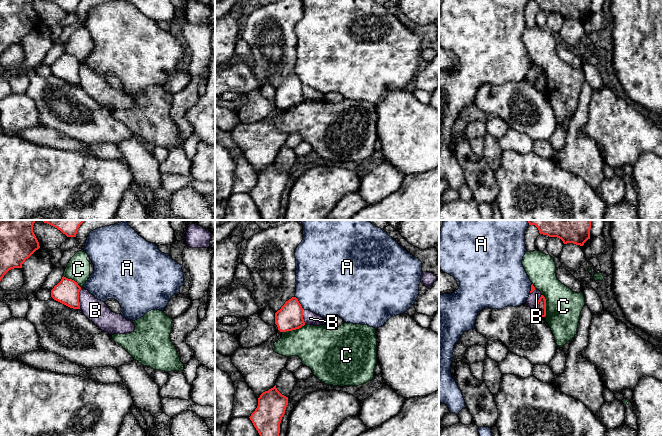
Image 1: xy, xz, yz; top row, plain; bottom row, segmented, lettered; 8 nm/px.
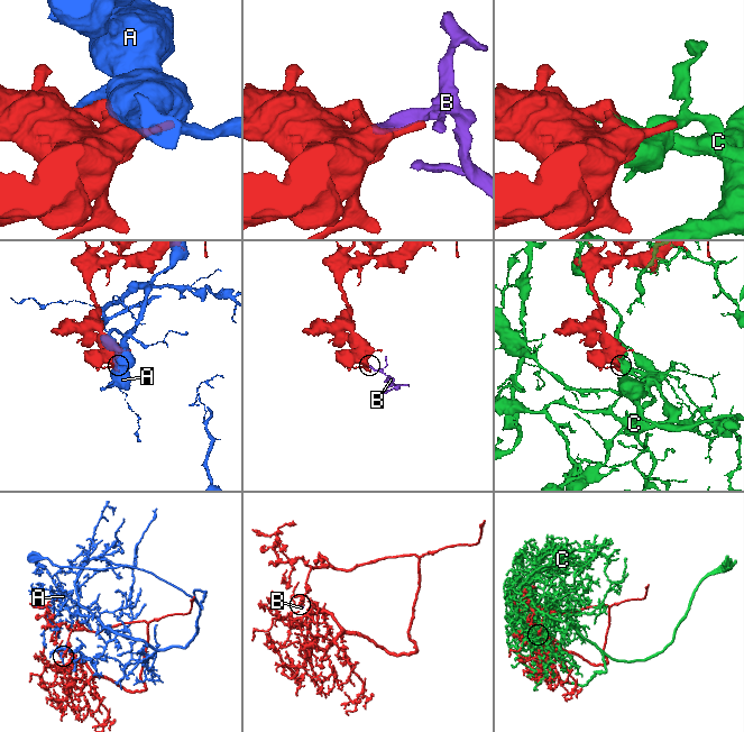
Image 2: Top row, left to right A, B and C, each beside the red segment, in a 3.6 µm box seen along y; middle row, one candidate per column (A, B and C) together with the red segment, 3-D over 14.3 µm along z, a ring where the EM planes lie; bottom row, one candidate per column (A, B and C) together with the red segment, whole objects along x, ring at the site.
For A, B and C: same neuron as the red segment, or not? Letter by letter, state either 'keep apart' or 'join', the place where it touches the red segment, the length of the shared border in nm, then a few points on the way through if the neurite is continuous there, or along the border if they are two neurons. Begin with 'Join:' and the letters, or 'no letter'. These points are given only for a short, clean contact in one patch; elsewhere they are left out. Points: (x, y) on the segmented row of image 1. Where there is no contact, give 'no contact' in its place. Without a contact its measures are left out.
Join: no letter
A: keep apart; meets red in xz at (299, 303); contact 130 nm long
B: keep apart; meets red in xy at (78, 298); contact 170 nm long; border along xy (81, 288), (79, 292), (79, 308)
C: keep apart; meets red in xz at (293, 329); contact 200 nm long

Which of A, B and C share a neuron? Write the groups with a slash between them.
A / B / C

